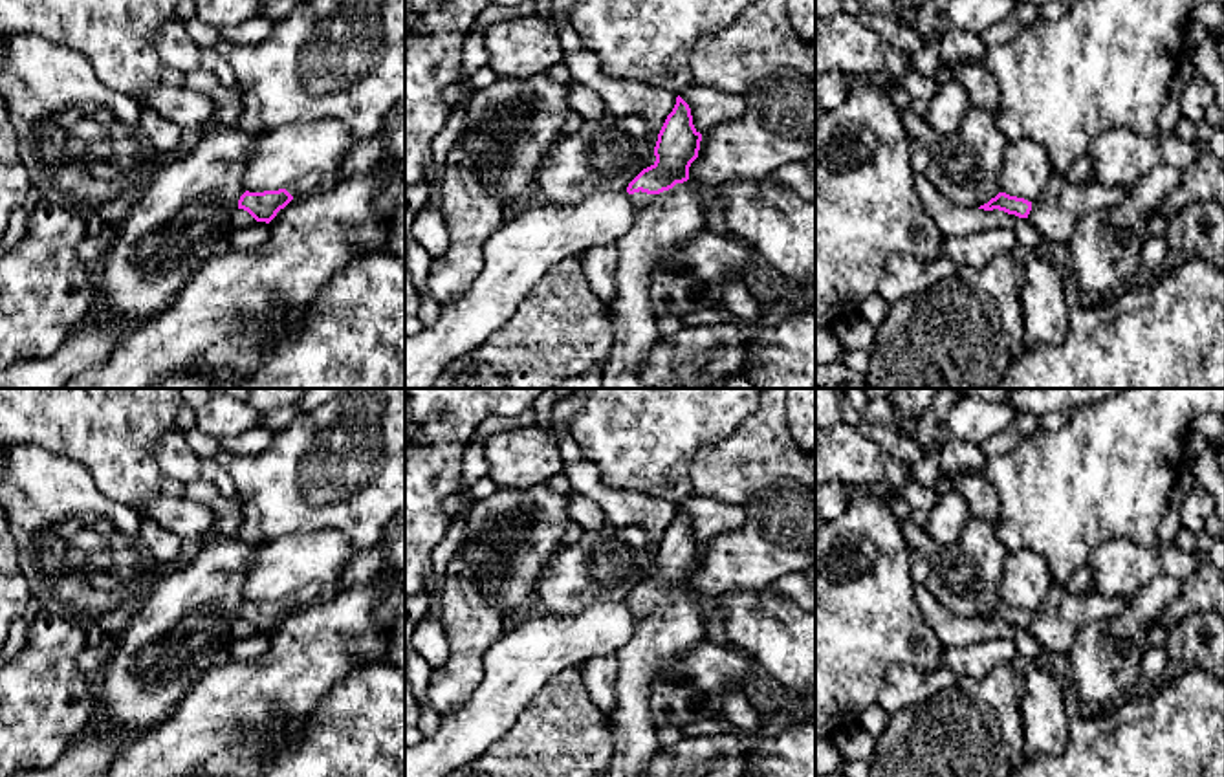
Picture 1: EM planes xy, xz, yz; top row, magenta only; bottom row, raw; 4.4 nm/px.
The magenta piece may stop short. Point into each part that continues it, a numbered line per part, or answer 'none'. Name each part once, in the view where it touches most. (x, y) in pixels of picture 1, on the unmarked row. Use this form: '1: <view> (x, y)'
1: xz (662, 633)

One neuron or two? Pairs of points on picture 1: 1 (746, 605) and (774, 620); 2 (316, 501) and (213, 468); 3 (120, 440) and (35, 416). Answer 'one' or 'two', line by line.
1: one
2: two
3: one

